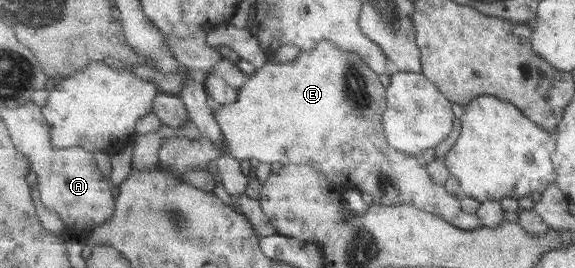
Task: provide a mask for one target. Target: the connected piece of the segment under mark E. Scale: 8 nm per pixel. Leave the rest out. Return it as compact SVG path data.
M320 41L311 51L301 51L293 62L268 62L239 89L237 103L214 106L226 148L238 161L257 159L269 164L312 165L330 177L330 182L352 183L363 194L372 196L373 203L385 206L412 204L438 214L458 229L480 228L481 220L475 214L463 211L457 197L446 193L446 187L433 181L419 157L390 145L382 124L388 102L387 87L380 83L378 75L358 53L343 51L329 41Z

